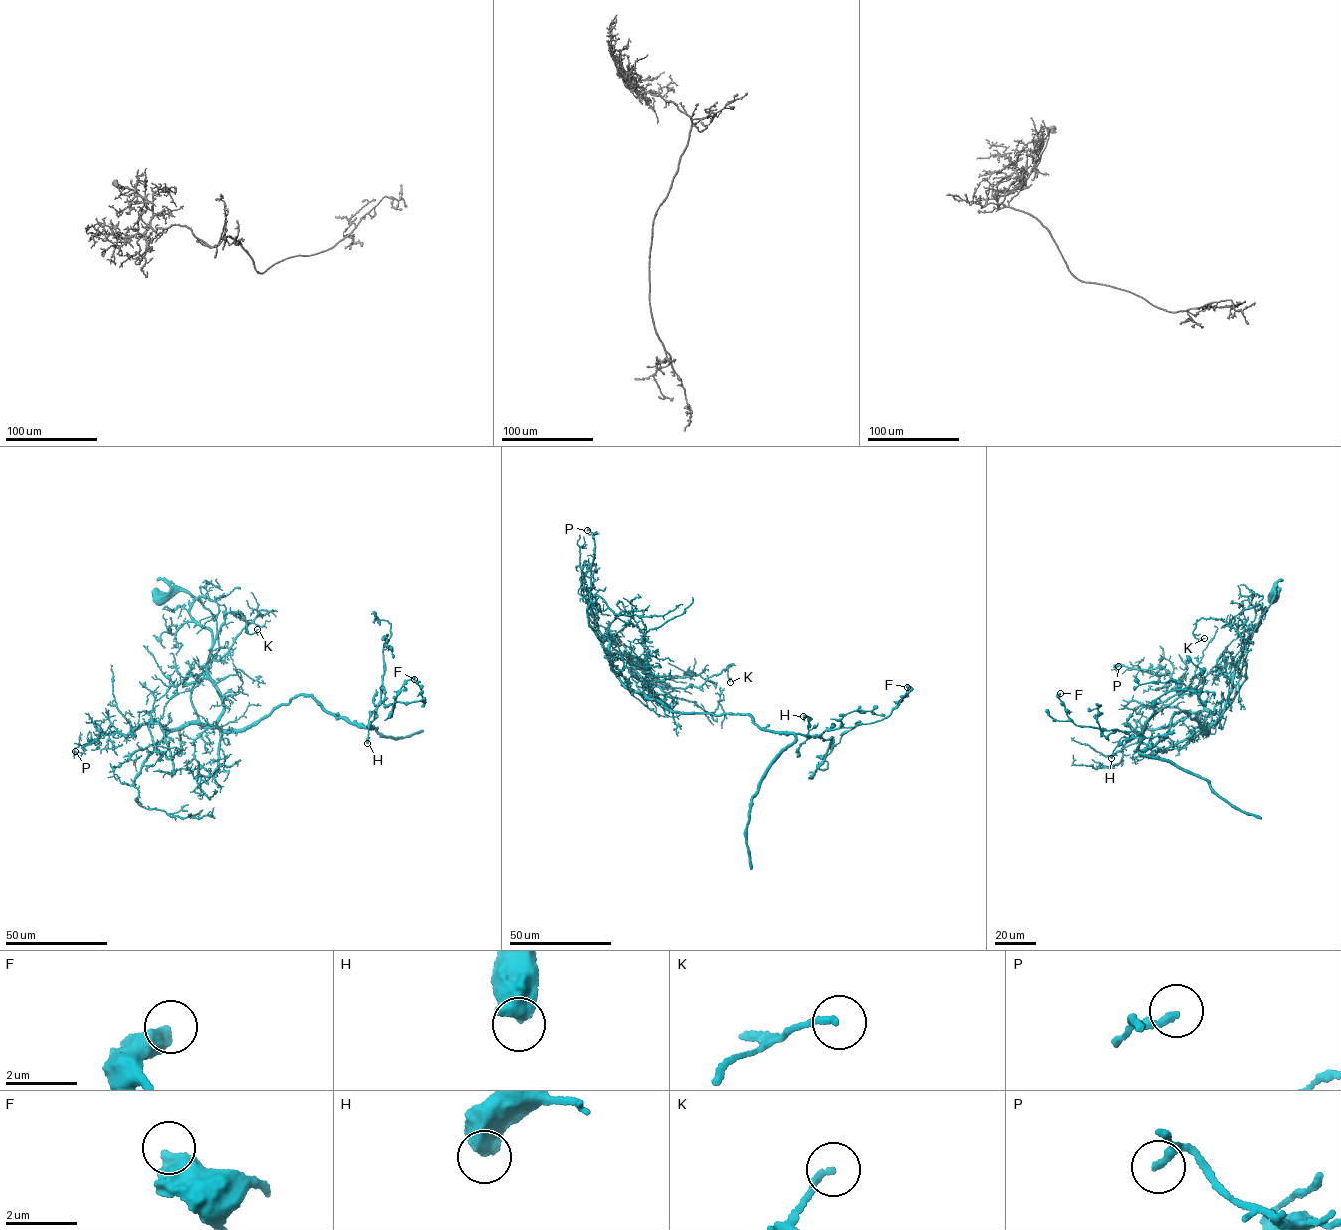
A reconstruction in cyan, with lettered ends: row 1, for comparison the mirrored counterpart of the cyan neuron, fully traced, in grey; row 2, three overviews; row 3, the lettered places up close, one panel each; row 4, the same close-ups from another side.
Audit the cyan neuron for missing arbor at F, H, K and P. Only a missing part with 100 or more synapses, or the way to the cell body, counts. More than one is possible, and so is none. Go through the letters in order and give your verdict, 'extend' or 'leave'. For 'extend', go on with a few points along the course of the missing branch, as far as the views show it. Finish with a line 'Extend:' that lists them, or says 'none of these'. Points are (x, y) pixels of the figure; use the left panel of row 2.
F: leave
H: leave
K: leave
P: leave
Extend: none of these

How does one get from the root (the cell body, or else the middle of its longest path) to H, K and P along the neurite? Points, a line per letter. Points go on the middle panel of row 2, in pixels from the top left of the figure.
H: (634, 660), (673, 690), (648, 695), (621, 686), (680, 713), (747, 714), (761, 727), (804, 736), (803, 716)
K: (634, 660), (673, 690), (647, 695), (621, 685), (646, 698), (654, 684), (698, 687), (731, 664), (730, 682)
P: (634, 660), (673, 691), (647, 695), (621, 685), (584, 587), (595, 548), (595, 533), (587, 530)

